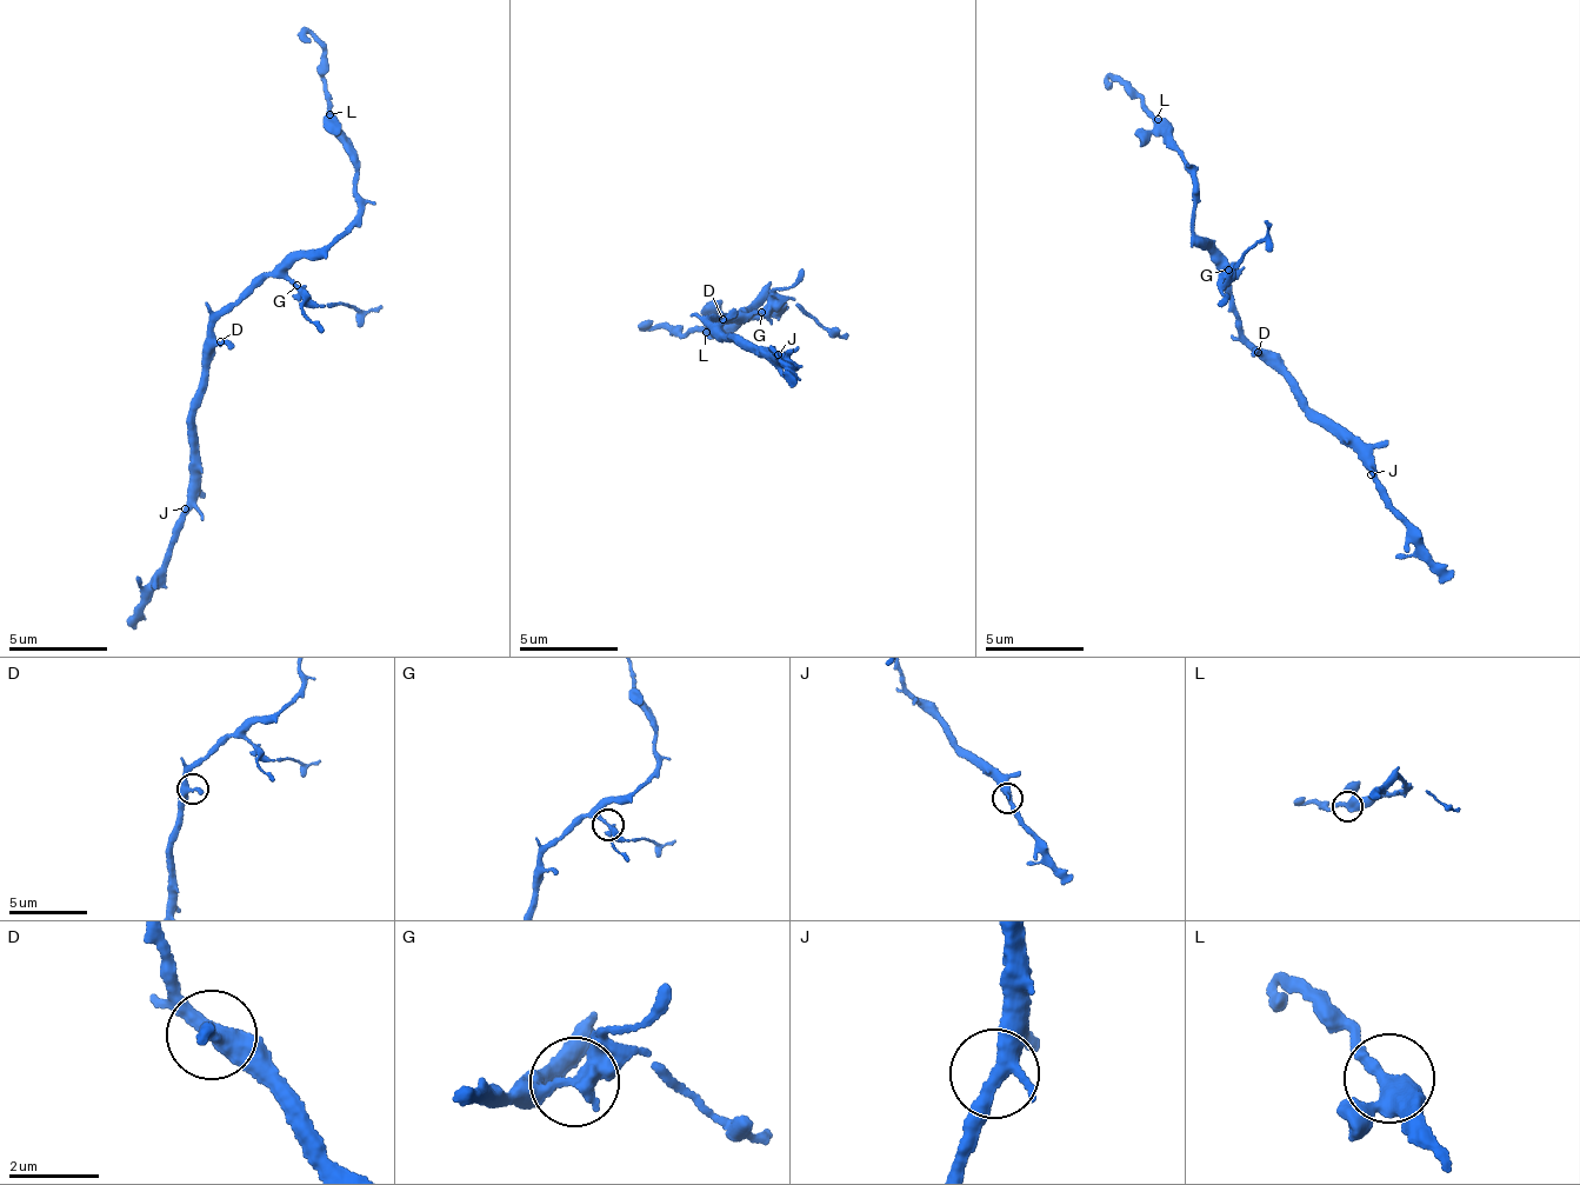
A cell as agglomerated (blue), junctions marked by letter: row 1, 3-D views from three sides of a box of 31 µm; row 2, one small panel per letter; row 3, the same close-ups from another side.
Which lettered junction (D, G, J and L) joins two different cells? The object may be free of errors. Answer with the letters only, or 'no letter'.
G

